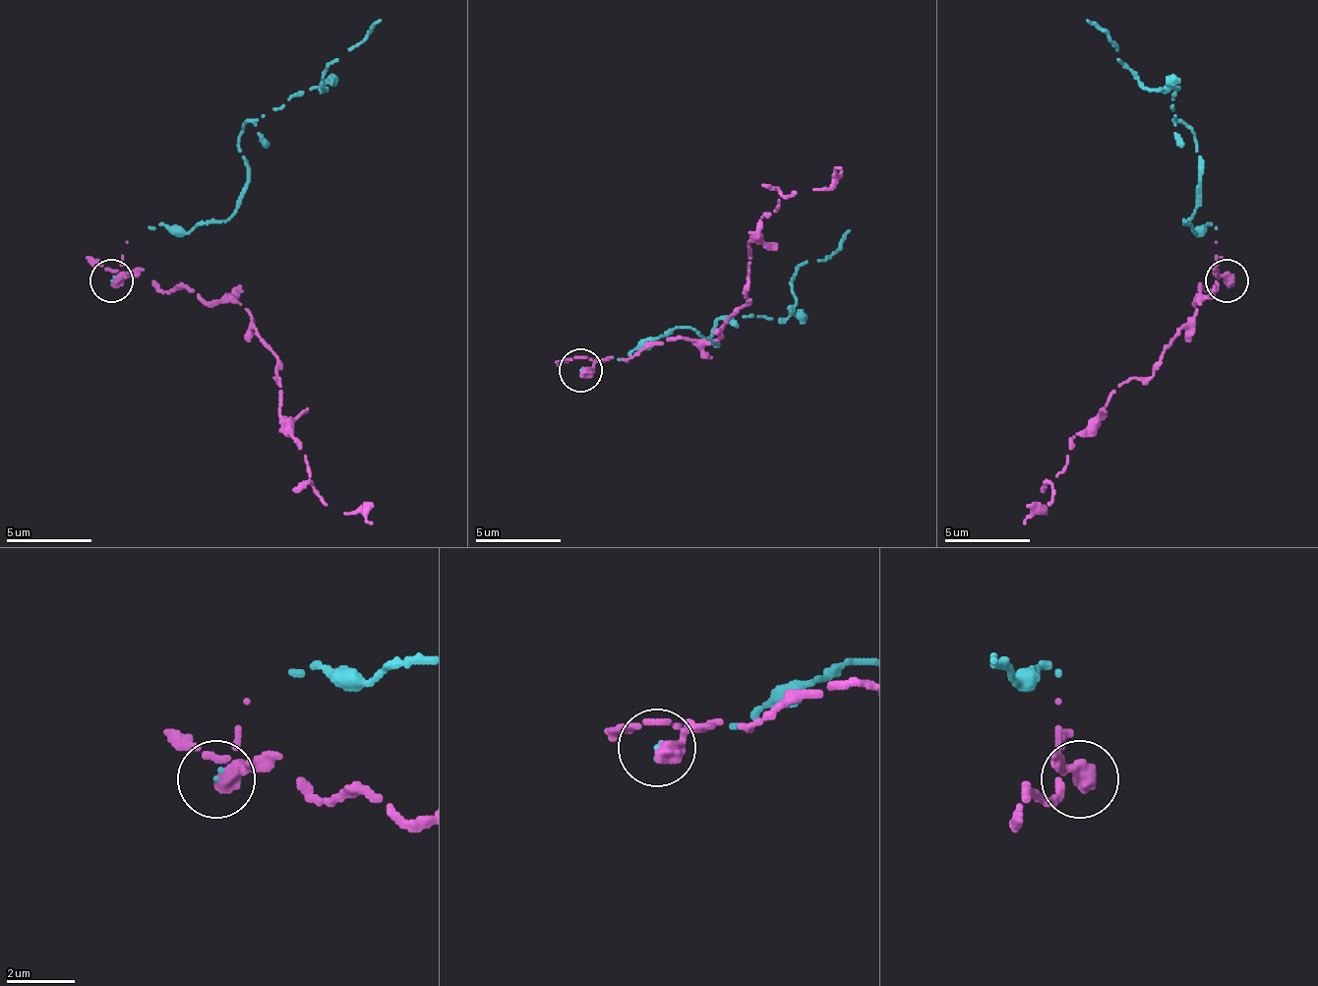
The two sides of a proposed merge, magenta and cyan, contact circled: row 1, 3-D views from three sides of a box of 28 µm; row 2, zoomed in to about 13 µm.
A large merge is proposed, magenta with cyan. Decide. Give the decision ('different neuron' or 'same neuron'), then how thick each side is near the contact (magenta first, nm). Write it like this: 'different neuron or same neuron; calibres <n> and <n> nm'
different neuron; calibres 500 and 100 nm

